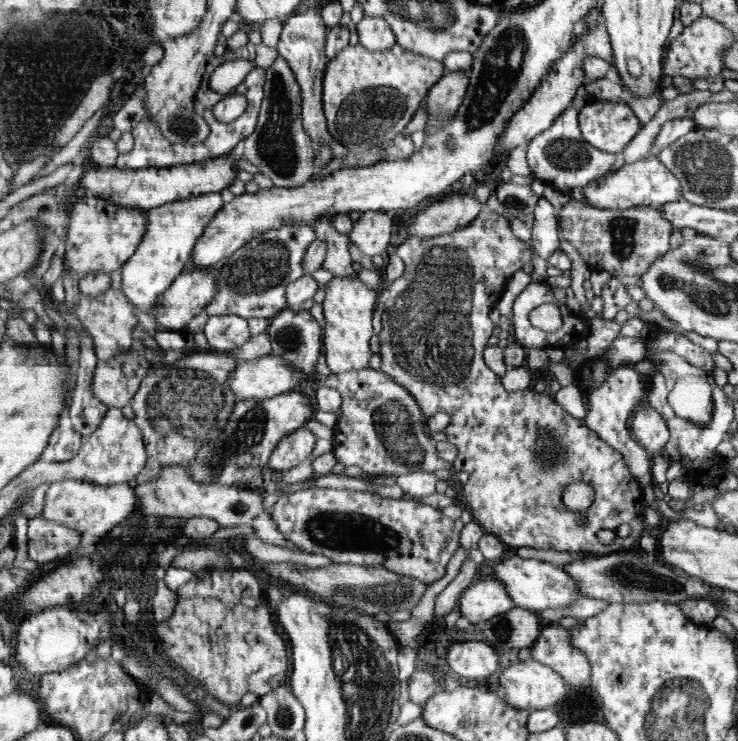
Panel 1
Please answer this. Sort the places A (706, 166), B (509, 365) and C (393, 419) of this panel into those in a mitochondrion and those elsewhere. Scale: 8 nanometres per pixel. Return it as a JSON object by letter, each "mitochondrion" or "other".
{"A":"mitochondrion","B":"other","C":"mitochondrion"}

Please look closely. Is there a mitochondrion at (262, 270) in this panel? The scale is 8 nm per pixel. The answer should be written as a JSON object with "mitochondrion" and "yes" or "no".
{"mitochondrion":"yes"}

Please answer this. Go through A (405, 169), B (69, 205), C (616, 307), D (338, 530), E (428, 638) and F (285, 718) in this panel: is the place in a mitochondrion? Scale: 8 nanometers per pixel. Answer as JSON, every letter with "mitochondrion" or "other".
{"A":"other","B":"other","C":"other","D":"mitochondrion","E":"other","F":"mitochondrion"}

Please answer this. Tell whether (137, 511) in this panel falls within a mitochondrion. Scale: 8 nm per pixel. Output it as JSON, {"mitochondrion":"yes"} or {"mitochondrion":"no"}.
{"mitochondrion":"no"}

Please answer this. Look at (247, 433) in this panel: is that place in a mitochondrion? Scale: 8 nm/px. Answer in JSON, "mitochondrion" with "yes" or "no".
{"mitochondrion":"yes"}

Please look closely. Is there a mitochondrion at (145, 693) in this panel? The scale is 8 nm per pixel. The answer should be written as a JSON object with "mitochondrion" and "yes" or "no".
{"mitochondrion":"no"}

